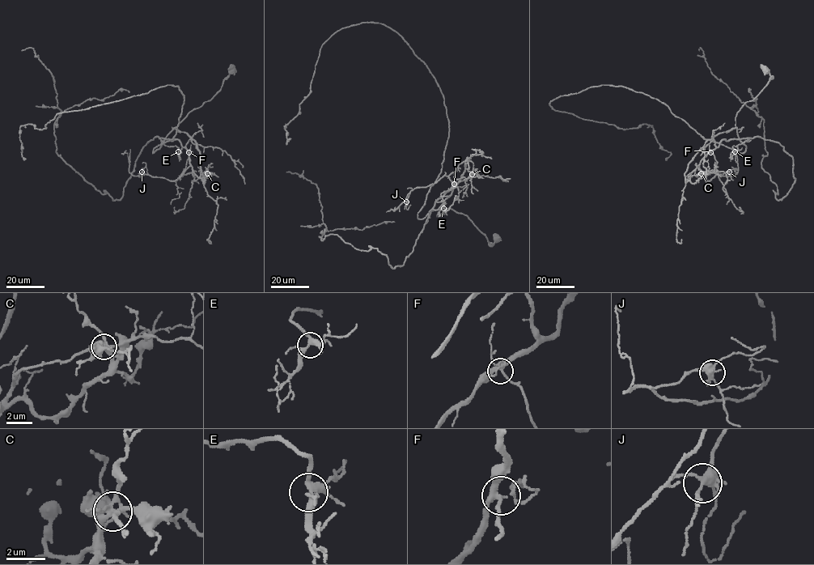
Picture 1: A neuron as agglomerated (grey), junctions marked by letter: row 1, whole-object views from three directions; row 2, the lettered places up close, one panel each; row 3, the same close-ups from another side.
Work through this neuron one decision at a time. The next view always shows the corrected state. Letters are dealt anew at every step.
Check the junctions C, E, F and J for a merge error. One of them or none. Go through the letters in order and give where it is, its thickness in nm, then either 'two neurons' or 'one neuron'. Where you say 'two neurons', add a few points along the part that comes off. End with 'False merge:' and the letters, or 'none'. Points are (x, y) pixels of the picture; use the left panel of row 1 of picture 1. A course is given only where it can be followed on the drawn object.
C: (207, 173) | 300 nm | two neurons | (206, 172), (176, 139), (155, 137), (123, 197), (102, 194), (57, 153), (53, 77), (21, 50)
E: (178, 151) | 340 nm | one neuron
F: (188, 152) | 260 nm | one neuron
J: (142, 172) | 360 nm | one neuron
False merge: C

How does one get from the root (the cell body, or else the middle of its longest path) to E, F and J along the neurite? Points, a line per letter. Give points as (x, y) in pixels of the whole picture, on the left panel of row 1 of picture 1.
E: (231, 69), (222, 88), (210, 100), (192, 110), (165, 138), (160, 138), (167, 146), (177, 146), (178, 151)
F: (231, 69), (213, 97), (192, 110), (177, 126), (190, 138), (186, 145), (188, 152)
J: (231, 69), (213, 97), (177, 126), (190, 138), (186, 145), (190, 166), (184, 172), (170, 180), (142, 172)

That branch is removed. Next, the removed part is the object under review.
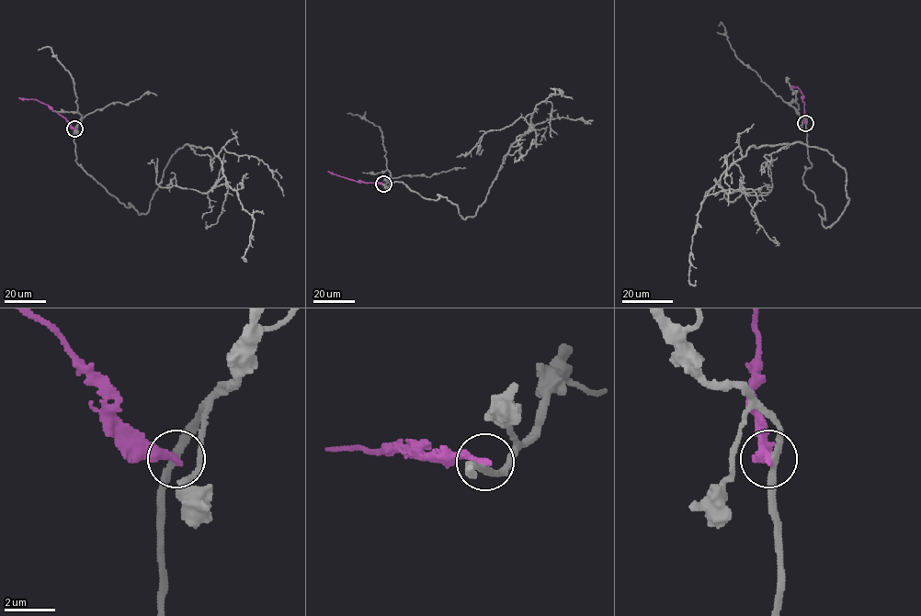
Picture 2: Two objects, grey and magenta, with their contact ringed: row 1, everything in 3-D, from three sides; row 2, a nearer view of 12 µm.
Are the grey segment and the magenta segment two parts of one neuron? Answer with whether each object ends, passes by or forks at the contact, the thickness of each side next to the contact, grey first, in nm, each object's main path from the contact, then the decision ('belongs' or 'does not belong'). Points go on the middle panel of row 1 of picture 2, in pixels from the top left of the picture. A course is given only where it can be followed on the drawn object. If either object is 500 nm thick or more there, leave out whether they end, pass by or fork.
grey passes by; magenta ends; calibres 280 and 300 nm; course grey (383, 184), (446, 196), (465, 219), (473, 217), (532, 114), (484, 132), (457, 156); course magenta (383, 184), (356, 181), (328, 171); does not belong

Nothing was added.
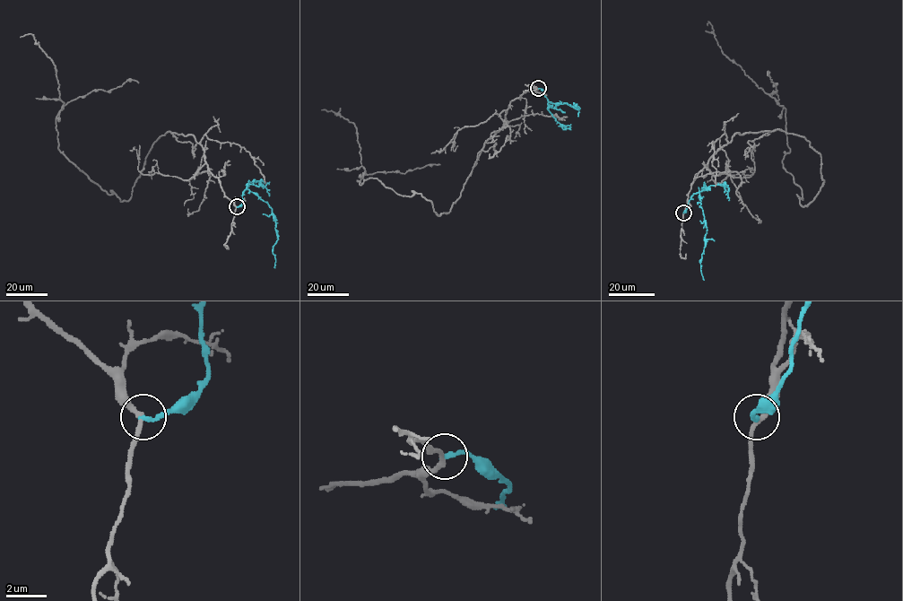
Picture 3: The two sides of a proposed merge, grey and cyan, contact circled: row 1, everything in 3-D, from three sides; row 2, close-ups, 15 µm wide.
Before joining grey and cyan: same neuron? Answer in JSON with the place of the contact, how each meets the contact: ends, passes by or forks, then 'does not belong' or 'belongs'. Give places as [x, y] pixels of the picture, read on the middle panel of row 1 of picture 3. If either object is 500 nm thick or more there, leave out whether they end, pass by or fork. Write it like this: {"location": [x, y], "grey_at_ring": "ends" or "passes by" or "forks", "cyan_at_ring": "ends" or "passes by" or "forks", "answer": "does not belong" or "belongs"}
{"location": [538, 88], "grey_at_ring": "passes by", "cyan_at_ring": "ends", "answer": "does not belong"}

